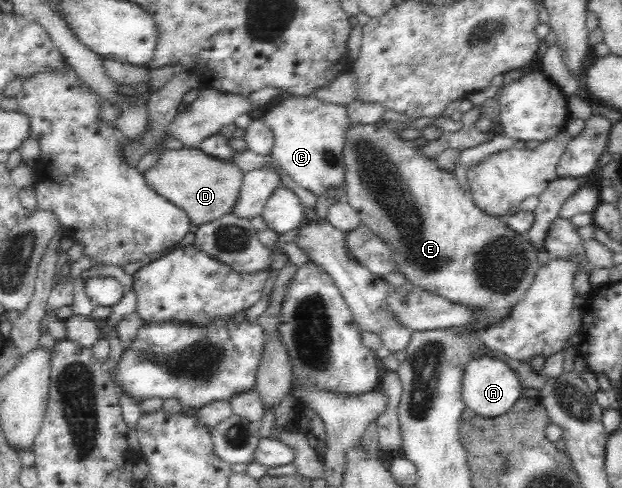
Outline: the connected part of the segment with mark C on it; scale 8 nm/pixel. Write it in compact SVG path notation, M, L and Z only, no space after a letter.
M294 95L275 103L262 119L274 134L273 159L295 184L316 197L343 188L346 169L342 148L344 132L351 123L347 106L323 104L316 98Z

